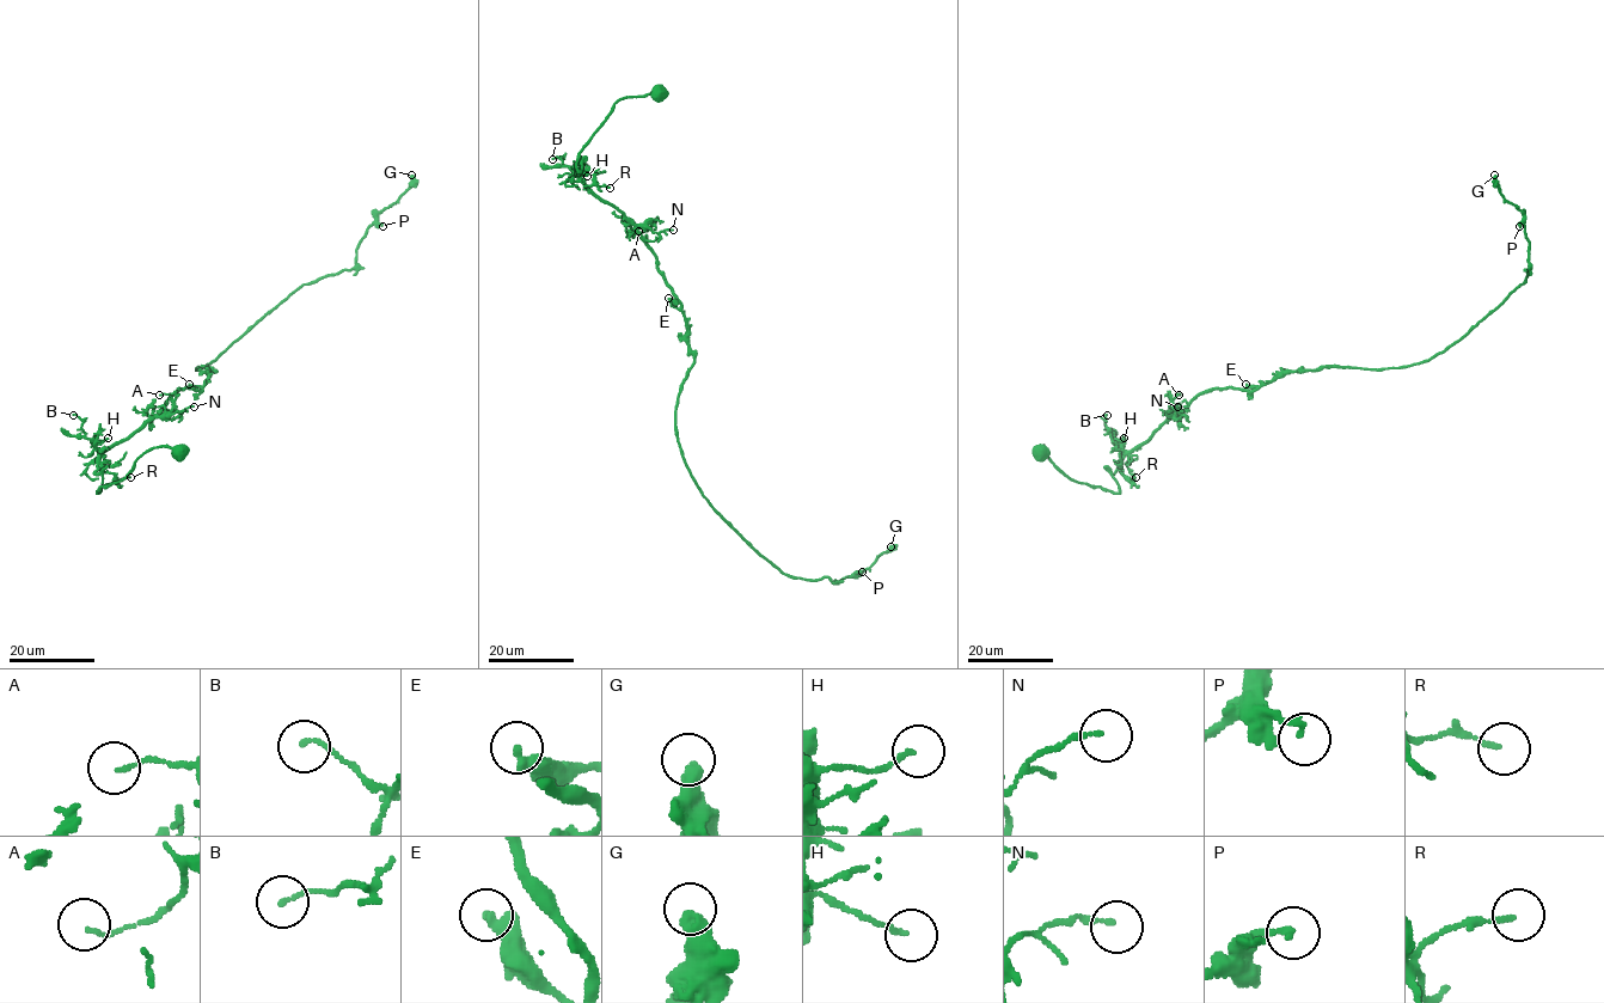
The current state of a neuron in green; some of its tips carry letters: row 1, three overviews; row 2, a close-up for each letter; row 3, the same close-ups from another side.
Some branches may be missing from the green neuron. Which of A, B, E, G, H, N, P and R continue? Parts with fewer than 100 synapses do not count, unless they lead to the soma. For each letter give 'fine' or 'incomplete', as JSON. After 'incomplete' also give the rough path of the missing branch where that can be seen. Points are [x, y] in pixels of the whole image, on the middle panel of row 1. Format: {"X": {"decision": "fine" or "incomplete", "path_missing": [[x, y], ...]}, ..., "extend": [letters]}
{"A": {"decision": "fine"}, "B": {"decision": "fine"}, "E": {"decision": "fine"}, "G": {"decision": "fine"}, "H": {"decision": "fine"}, "N": {"decision": "fine"}, "P": {"decision": "fine"}, "R": {"decision": "fine"}, "extend": []}

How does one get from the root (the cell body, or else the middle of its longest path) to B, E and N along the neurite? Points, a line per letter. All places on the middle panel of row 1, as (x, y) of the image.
B: (660, 90), (614, 104), (580, 152), (577, 176), (562, 157), (552, 159)
E: (660, 90), (619, 99), (580, 152), (581, 170), (580, 163), (575, 167), (635, 226), (681, 307), (668, 298)
N: (660, 90), (619, 99), (580, 152), (581, 170), (575, 167), (635, 224), (673, 230)

